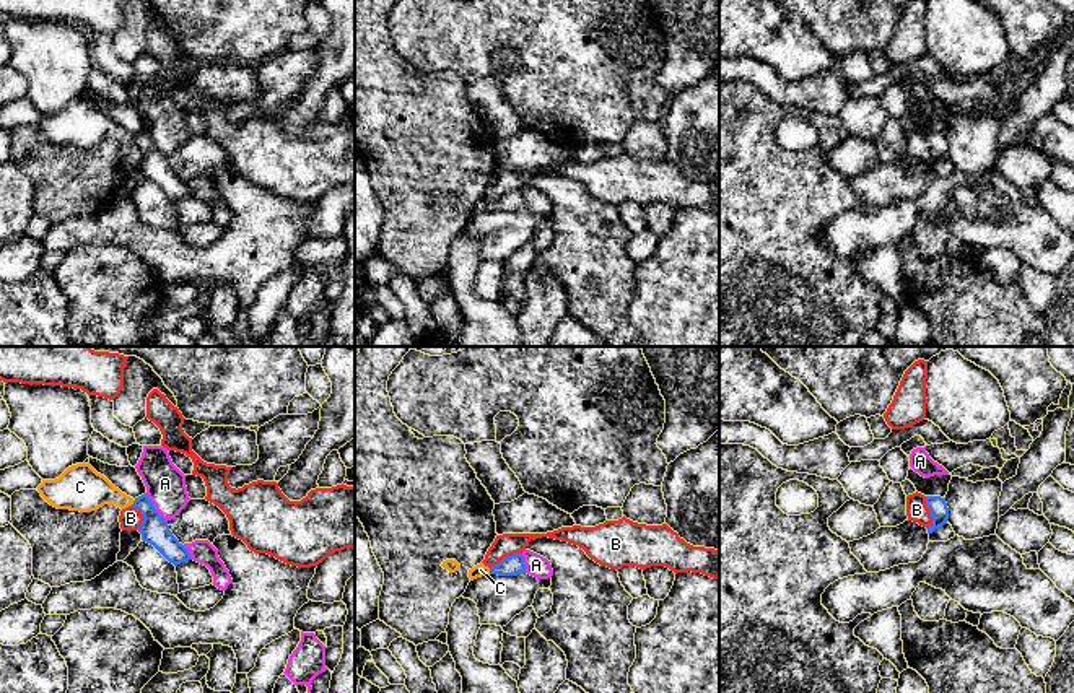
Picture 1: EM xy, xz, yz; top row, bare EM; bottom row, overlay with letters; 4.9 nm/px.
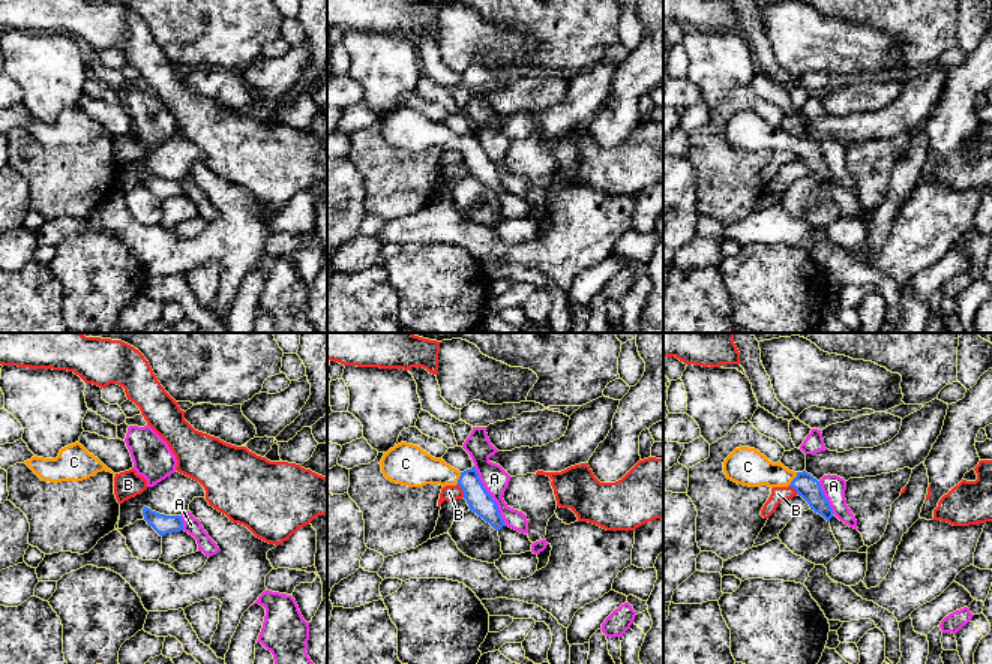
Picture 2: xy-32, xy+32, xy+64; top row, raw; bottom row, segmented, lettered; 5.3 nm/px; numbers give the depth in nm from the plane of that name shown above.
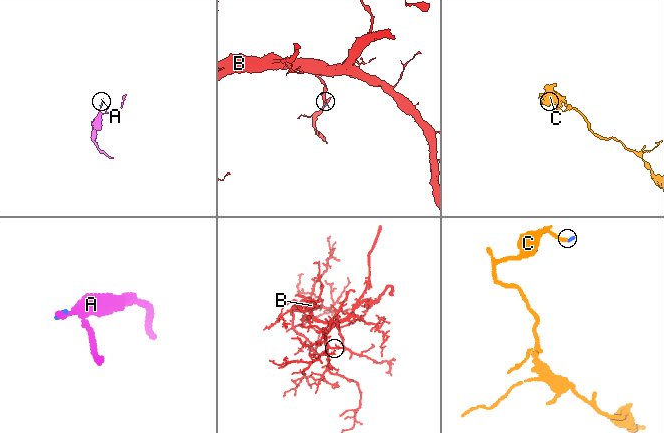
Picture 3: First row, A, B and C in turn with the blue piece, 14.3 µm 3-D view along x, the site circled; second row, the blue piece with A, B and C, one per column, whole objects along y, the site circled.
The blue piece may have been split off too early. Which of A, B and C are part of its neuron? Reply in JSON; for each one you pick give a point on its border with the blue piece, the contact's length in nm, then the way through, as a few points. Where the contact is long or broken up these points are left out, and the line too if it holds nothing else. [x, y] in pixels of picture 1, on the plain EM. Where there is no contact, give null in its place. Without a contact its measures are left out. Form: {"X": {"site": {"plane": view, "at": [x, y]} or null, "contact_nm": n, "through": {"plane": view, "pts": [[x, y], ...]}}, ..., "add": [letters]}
{"C": {"site": {"plane": "xy", "at": [134, 139]}, "contact_nm": 40, "through": {"plane": "xy", "pts": [[155, 166], [152, 152], [134, 139], [98, 126], [85, 126]]}}, "add": ["C"]}

